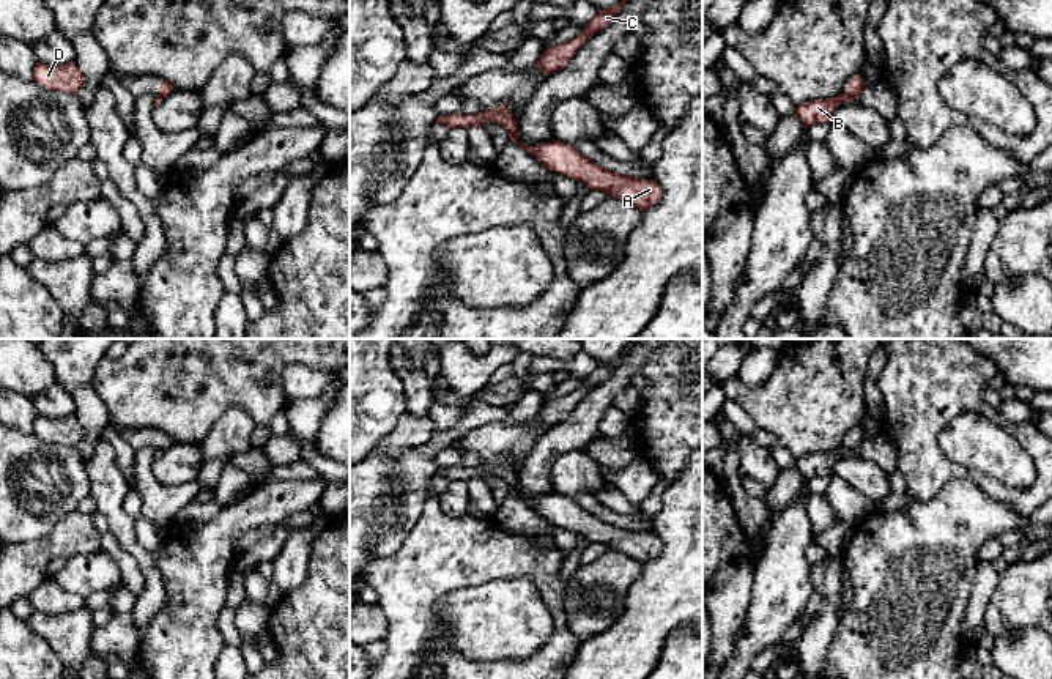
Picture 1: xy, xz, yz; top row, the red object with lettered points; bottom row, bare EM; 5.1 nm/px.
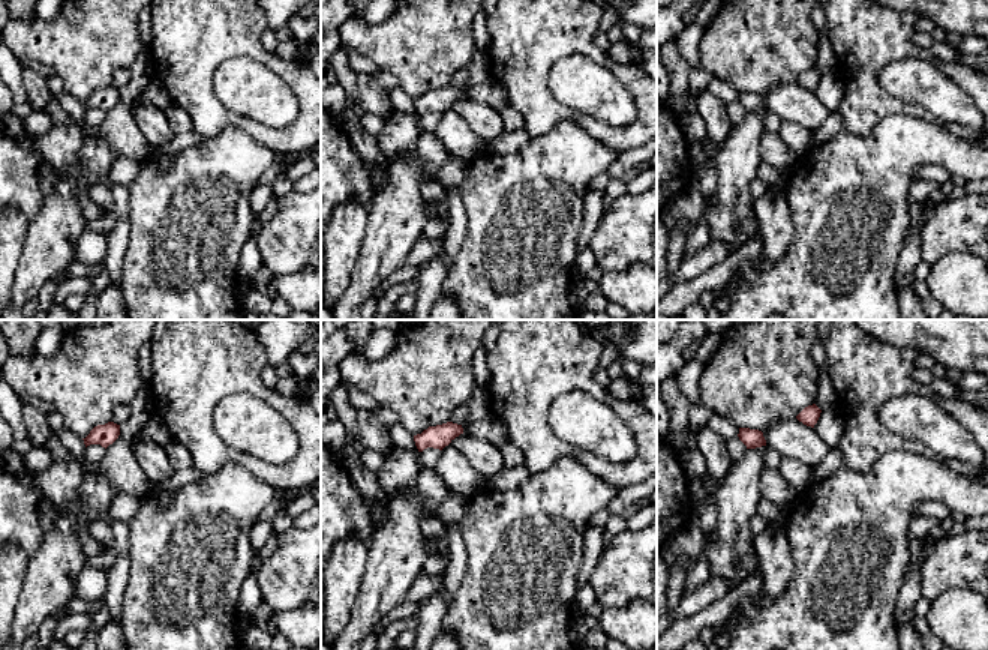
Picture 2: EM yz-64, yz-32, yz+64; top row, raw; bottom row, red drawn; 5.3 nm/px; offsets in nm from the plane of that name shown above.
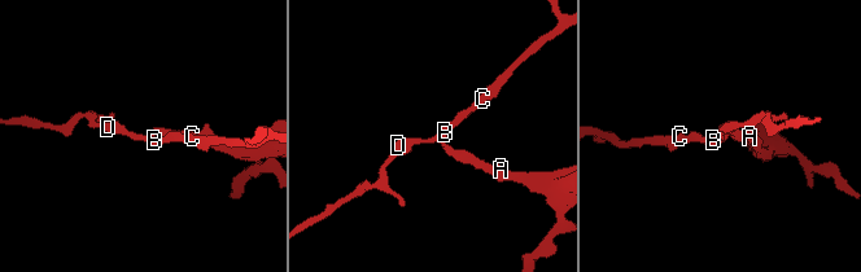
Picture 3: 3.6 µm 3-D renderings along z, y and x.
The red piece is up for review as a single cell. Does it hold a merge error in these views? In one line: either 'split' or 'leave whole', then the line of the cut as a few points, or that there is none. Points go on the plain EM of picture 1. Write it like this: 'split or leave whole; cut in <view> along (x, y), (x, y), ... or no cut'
split; cut in yz along (843, 445), (852, 451)

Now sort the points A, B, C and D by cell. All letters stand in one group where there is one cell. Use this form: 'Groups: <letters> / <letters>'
Groups: A / B C D

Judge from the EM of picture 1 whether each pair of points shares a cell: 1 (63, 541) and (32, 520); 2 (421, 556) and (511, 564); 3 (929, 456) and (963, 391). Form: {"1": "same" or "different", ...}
{"1": "different", "2": "same", "3": "same"}

